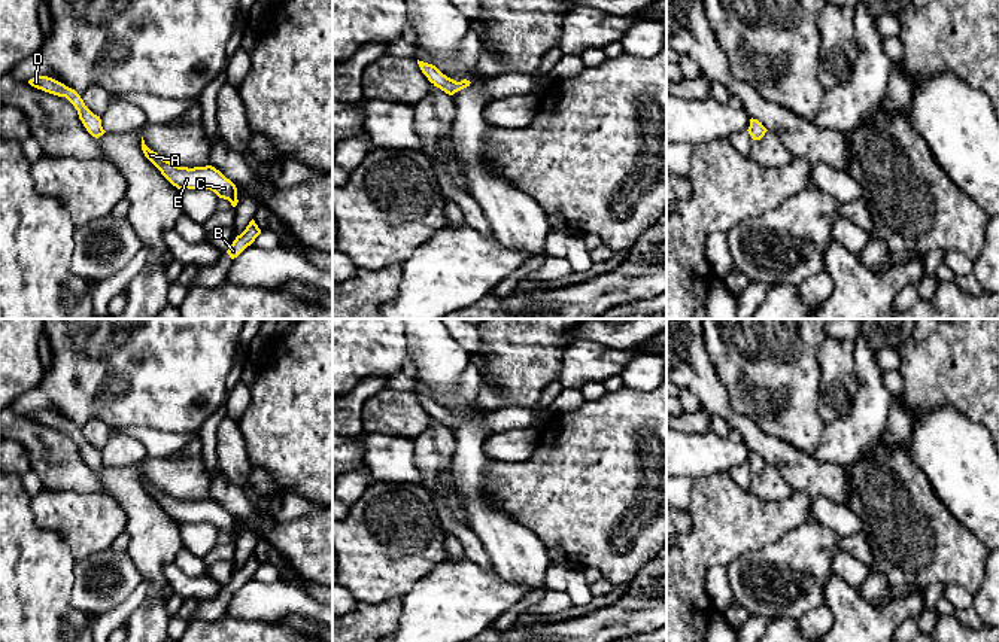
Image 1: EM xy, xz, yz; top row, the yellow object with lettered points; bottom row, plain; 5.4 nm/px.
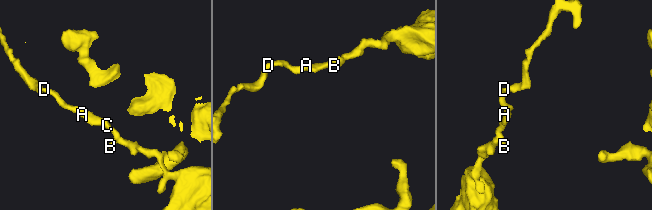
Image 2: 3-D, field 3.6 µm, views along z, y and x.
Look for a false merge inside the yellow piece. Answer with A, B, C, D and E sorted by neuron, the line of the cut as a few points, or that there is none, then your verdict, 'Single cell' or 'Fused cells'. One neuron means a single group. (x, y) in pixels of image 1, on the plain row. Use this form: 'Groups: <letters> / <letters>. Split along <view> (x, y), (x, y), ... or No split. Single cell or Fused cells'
Groups: A B C E / D. Split along xy (79, 429), (73, 438). Fused cells

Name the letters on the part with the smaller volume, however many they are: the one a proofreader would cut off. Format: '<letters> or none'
D

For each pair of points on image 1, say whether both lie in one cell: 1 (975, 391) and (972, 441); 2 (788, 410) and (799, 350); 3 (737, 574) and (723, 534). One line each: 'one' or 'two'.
1: two
2: one
3: two

